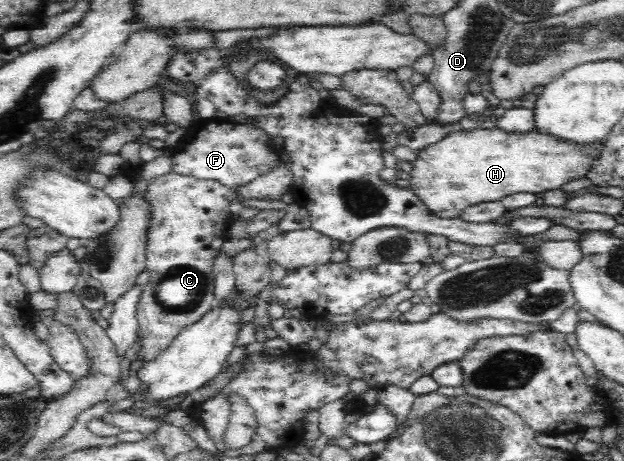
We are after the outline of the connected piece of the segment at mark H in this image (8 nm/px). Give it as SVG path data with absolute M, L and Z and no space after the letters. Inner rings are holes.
M495 127L494 129L478 128L453 132L439 140L437 144L417 152L417 158L411 162L413 169L409 189L421 197L421 201L432 210L437 218L458 218L466 208L482 202L500 201L504 196L517 194L517 192L547 192L547 190L559 190L569 182L575 182L579 178L585 178L593 168L595 162L601 156L603 150L601 143L577 143L551 135L532 128L524 133L509 133Z

